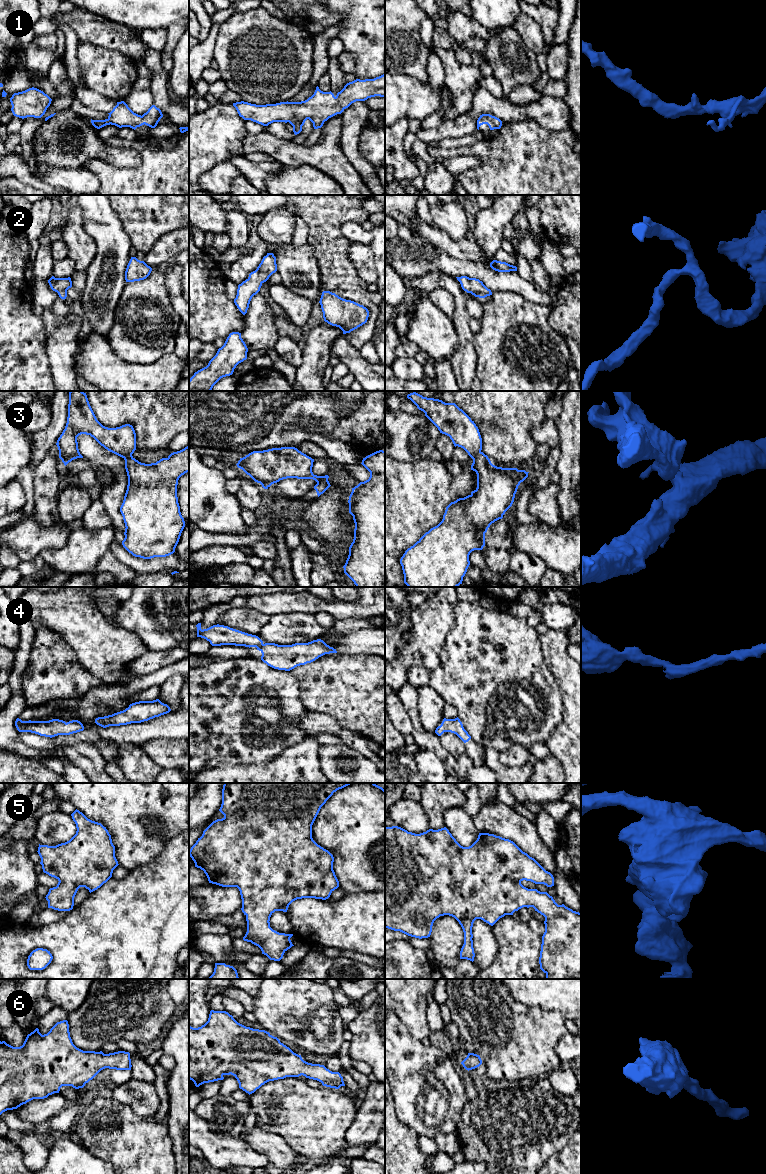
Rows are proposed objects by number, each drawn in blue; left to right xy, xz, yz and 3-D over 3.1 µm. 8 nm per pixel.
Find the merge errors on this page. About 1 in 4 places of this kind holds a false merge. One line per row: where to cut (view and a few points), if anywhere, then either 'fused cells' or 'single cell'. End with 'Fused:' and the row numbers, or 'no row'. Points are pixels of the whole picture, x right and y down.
1: no cut; single cell
2: no cut; single cell
3: cut in xz along (327, 479), (317, 483); fused cells
4: no cut; single cell
5: no cut; single cell
6: no cut; single cell
Fused: 3

